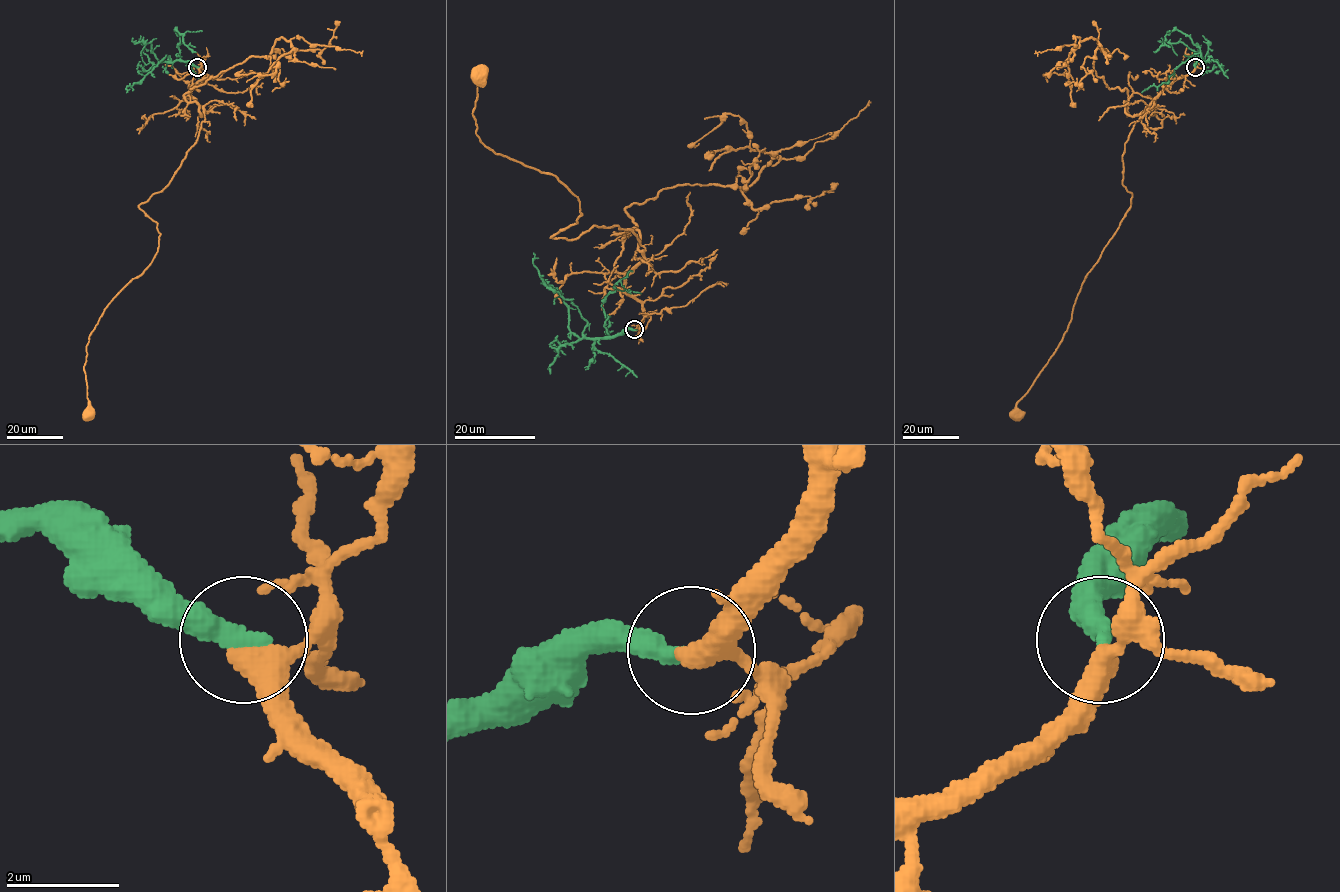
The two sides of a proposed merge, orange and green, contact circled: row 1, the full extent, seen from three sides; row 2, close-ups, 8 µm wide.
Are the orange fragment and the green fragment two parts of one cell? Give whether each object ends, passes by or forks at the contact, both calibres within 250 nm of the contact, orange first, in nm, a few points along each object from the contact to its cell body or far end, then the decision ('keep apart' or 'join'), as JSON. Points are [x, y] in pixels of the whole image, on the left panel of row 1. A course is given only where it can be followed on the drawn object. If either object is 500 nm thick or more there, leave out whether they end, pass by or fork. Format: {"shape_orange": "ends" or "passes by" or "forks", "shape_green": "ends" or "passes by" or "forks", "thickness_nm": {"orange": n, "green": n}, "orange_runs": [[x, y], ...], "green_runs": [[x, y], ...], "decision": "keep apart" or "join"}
{"shape_orange": "passes by", "shape_green": "ends", "thickness_nm": {"orange": 380, "green": 400}, "orange_runs": [[197, 67], [190, 94], [205, 119], [168, 183], [139, 205], [159, 247], [89, 337], [89, 412]], "green_runs": [[197, 67], [182, 60], [164, 62], [163, 58], [139, 82], [126, 87], [126, 92]], "decision": "join"}

